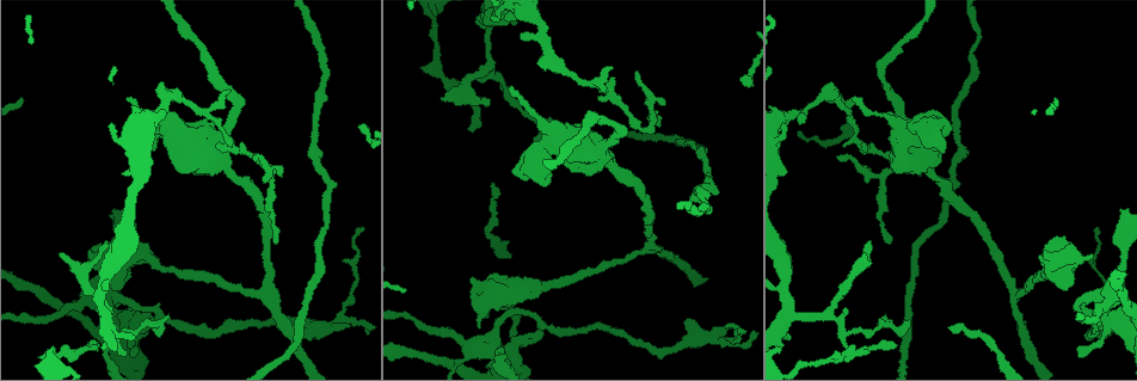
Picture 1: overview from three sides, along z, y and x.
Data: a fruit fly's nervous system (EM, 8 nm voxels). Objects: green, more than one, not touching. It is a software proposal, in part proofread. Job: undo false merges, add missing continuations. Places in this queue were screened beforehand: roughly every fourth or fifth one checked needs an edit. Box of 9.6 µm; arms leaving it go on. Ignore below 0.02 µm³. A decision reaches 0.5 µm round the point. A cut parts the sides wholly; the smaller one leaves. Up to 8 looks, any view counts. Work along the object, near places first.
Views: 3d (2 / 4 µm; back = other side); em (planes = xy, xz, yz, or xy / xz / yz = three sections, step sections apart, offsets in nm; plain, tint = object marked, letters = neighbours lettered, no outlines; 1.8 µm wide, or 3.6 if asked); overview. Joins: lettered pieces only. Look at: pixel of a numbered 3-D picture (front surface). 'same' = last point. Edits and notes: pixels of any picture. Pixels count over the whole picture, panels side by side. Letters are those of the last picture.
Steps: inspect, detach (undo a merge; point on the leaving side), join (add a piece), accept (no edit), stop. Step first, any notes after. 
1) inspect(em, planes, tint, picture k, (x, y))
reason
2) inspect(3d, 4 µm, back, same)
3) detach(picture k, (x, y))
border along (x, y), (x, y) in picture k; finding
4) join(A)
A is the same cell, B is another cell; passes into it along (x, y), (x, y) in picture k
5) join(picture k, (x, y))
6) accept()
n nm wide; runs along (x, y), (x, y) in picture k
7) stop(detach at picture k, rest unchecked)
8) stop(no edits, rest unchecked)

inspect(em, xz, step 4, letters, picture 1, (948, 326))
end of a long branch

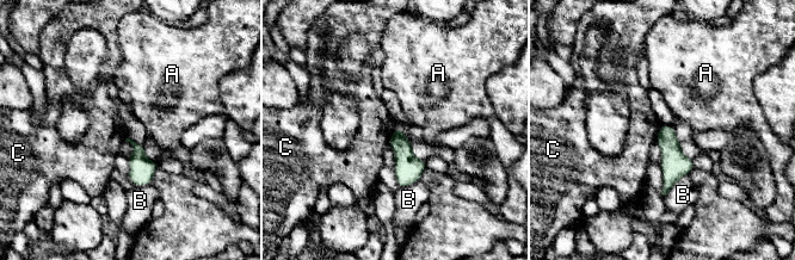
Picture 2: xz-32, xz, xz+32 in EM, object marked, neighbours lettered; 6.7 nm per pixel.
inspect(em, planes, letters, same)
another direction

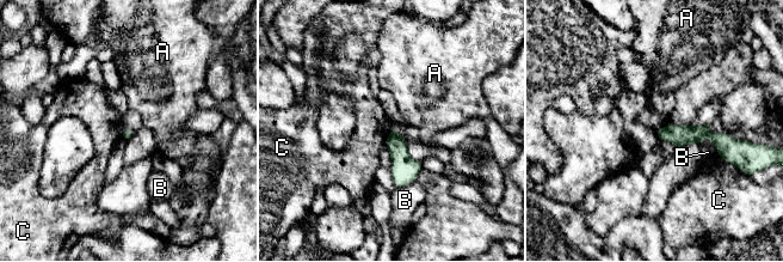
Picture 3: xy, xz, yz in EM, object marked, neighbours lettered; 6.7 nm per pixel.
accept()
B touches over 140 nm; A, B and C are other cells; none of them fits

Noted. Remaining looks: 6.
inspect(em, xz, step 16, letters, picture 1, (229, 92))
thin end

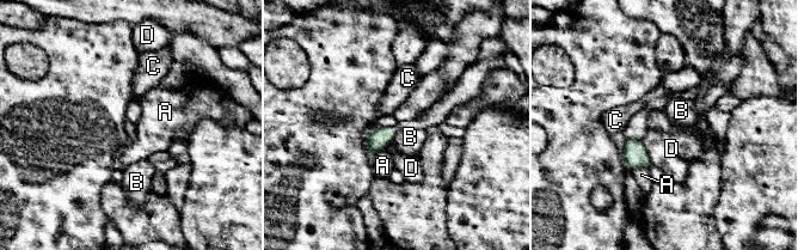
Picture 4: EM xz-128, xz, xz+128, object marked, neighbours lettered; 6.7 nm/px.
inspect(em, planes, letters, same)

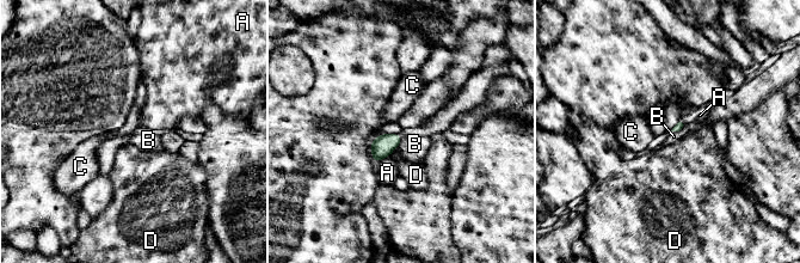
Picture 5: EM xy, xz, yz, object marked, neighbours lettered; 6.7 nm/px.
accept()
A, B, C and D are other cells; border along (401, 134), (401, 141), (397, 147) in picture 5; no lettered piece goes on from it

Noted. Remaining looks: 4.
inspect(em, 3.6 µm, planes, letters, picture 1, (523, 38))
an open end

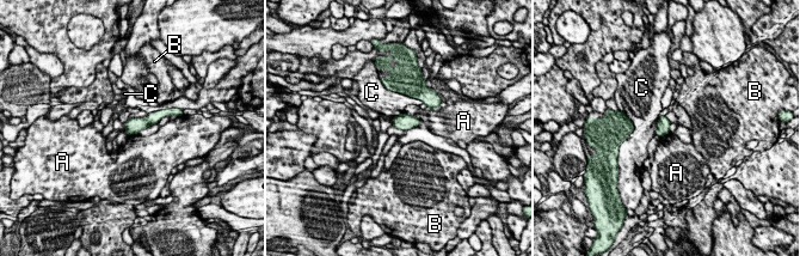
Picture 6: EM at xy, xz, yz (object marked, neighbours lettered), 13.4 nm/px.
accept()
A, B and C are other cells; border along (137, 133), (128, 135) in picture 6; no lettered piece goes on from it

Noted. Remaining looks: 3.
stop(no edits, rest unchecked)

